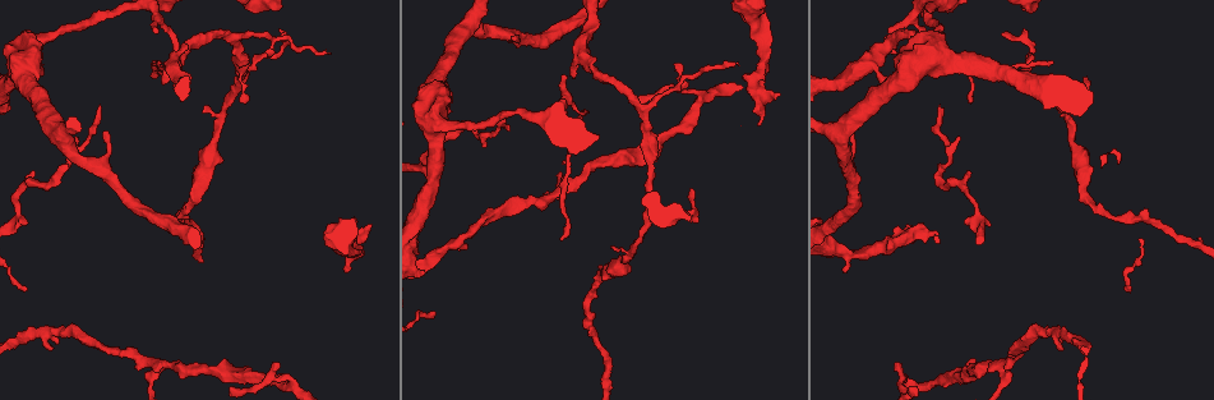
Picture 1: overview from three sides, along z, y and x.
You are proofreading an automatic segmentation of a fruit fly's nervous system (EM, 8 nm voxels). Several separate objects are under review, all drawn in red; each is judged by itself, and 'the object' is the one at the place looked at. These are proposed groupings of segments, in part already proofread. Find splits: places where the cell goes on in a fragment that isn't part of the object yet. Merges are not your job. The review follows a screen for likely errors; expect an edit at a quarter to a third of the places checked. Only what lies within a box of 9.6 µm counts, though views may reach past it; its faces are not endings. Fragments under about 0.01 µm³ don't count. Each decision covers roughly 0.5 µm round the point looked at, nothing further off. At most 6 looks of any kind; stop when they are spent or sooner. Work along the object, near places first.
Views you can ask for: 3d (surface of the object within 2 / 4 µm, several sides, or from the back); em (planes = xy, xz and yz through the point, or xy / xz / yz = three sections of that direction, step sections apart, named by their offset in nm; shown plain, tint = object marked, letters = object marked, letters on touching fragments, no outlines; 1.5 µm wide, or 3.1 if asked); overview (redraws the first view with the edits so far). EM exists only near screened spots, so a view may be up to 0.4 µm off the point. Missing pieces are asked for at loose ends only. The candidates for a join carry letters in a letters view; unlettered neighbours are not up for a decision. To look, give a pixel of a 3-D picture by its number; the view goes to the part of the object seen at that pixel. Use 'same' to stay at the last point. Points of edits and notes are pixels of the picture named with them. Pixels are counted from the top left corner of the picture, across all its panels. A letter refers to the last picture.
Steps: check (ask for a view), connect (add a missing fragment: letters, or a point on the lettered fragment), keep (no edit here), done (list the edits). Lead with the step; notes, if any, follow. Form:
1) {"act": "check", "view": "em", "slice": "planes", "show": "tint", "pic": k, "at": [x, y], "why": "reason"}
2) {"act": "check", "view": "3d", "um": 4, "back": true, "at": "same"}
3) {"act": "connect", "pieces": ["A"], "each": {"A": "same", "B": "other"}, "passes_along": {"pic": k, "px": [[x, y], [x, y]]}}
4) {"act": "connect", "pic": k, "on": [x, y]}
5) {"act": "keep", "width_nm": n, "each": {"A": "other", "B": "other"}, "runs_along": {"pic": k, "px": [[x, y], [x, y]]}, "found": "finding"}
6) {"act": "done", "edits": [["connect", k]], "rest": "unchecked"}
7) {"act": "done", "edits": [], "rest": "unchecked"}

{"act": "check", "view": "em", "slice": "xz", "step": 8, "show": "letters", "pic": 1, "at": [327, 53]}

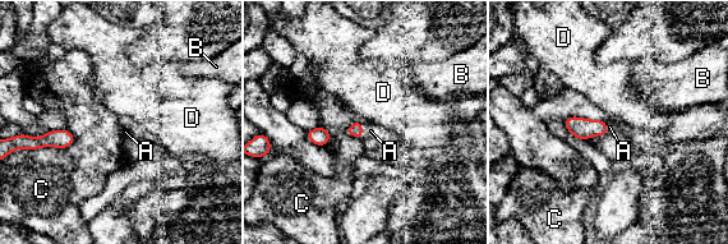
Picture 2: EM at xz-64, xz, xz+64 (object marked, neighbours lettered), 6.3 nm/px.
{"act": "check", "view": "em", "slice": "planes", "show": "letters", "at": "same", "why": "cut it another way"}

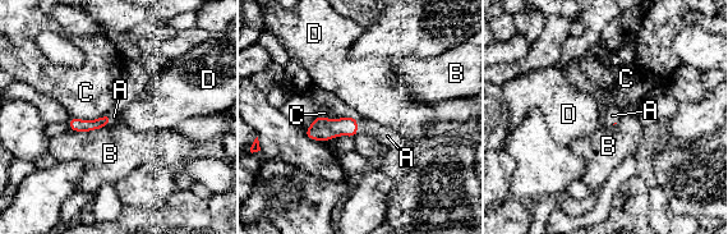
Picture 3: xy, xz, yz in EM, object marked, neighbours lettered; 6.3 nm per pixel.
{"act": "connect", "pieces": ["A"], "longest_contact_nm": ["C", 260], "each": {"A": "same", "B": "other", "C": "other", "D": "other"}, "passes_along": {"pic": 3, "px": [[321, 128], [356, 125], [387, 136]]}, "found": "it goes on there"}

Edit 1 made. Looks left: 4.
{"act": "check", "view": "overview"}

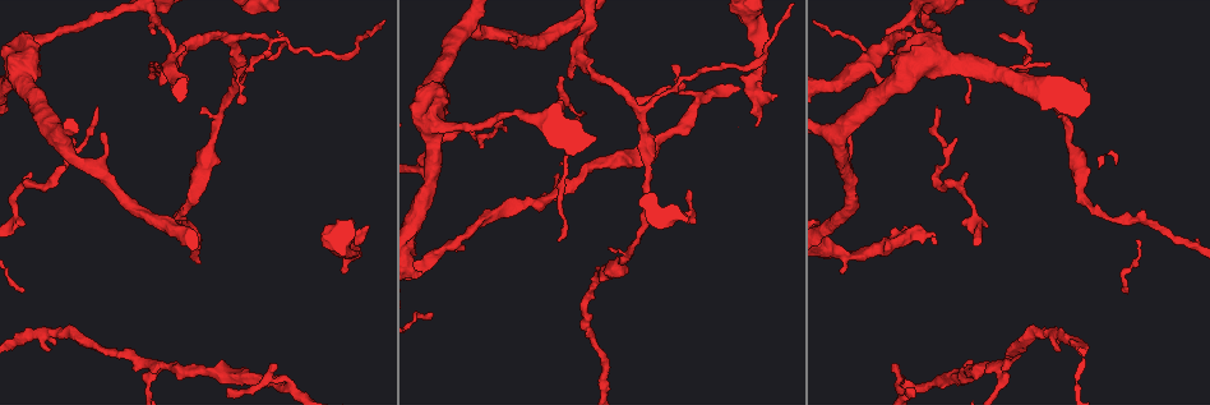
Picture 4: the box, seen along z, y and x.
{"act": "check", "view": "3d", "um": 2, "back": true, "pic": 4, "at": [509, 42]}

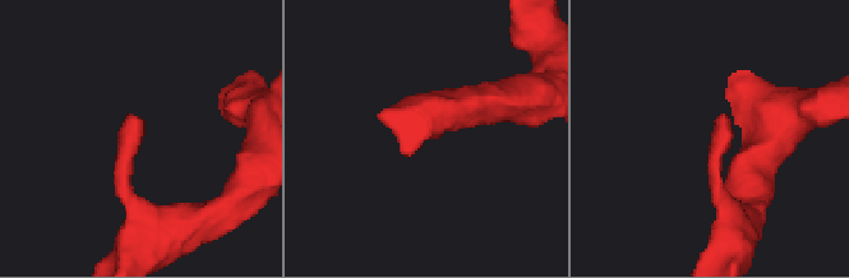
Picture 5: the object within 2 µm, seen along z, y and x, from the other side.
{"act": "check", "view": "em", "slice": "planes", "show": "letters", "pic": 5, "at": [142, 121]}

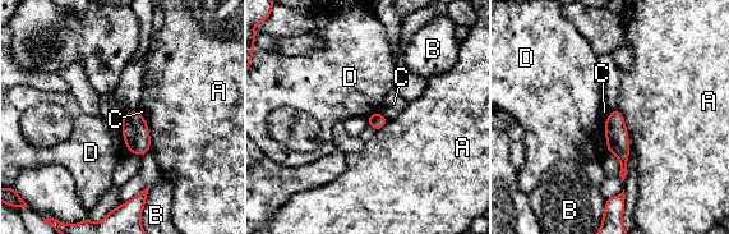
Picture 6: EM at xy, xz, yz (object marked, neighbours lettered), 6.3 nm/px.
{"act": "keep", "each": {"A": "other", "B": "other", "C": "other", "D": "other"}, "border": {"pic": 6, "px": [[120, 124], [124, 145], [128, 151]]}, "found": "no lettered fragment goes on from it"}

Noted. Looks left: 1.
{"act": "done", "edits": [["connect", 3]], "rest": "unchecked"}

